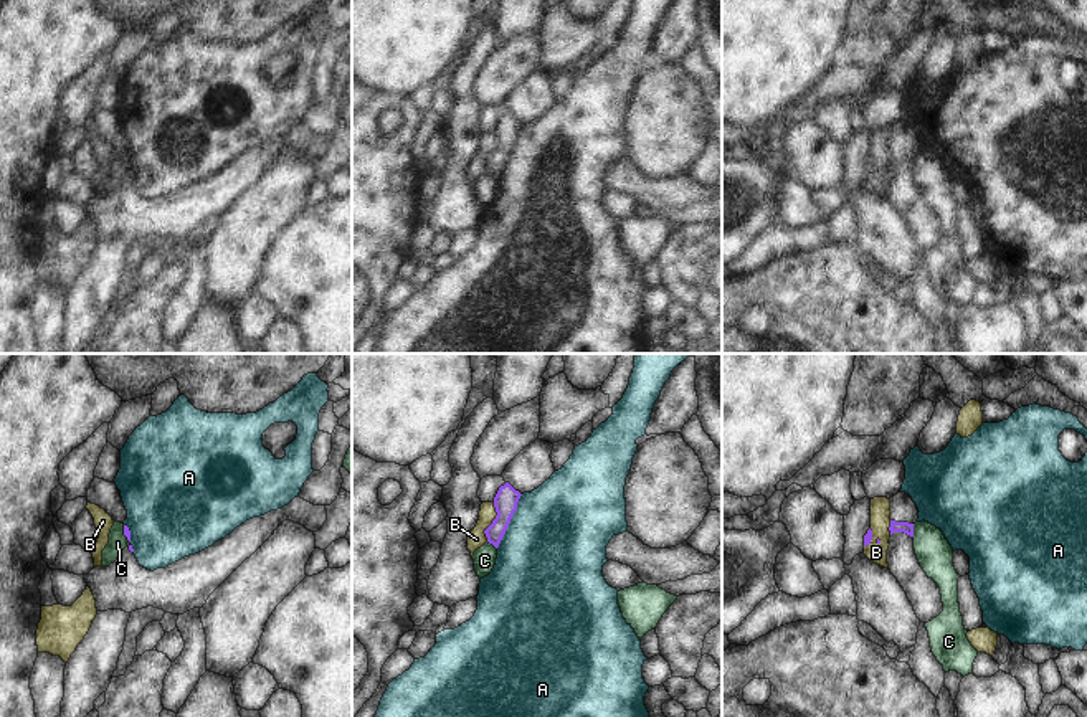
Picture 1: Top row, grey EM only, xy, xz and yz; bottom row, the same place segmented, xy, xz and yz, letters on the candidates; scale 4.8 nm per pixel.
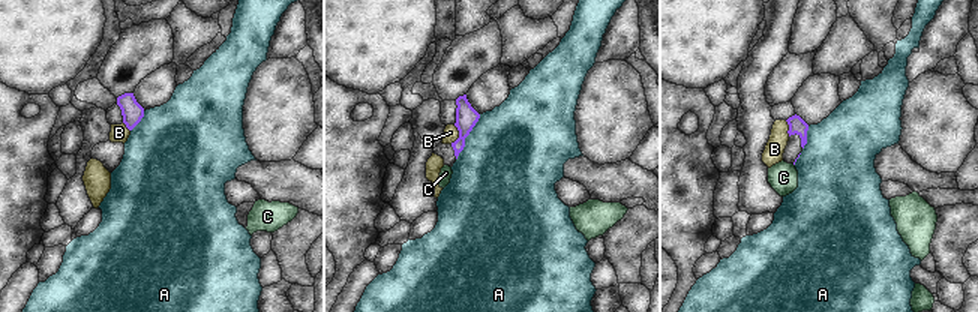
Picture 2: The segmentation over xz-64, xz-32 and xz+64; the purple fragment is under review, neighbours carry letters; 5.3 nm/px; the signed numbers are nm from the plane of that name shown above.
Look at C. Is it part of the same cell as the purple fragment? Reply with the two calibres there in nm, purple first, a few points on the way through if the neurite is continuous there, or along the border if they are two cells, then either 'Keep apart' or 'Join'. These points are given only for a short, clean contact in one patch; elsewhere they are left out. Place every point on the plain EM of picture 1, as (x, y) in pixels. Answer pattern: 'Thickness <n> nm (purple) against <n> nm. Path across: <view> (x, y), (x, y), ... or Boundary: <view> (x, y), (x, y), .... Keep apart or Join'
Thickness 60 nm (purple) against 180 nm. Boundary: yz (914, 154), (912, 167). Keep apart.

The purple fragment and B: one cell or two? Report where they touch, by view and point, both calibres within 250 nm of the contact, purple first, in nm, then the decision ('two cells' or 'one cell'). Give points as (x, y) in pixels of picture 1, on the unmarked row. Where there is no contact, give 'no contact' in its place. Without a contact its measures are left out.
xz (493, 152) | 120/90 nm | two cells

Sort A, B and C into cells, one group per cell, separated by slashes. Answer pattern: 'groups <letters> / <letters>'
groups A / B / C

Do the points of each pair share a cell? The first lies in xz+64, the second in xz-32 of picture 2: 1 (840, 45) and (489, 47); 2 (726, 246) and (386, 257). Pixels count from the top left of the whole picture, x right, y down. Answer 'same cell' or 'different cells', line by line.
1: different cells
2: same cell

